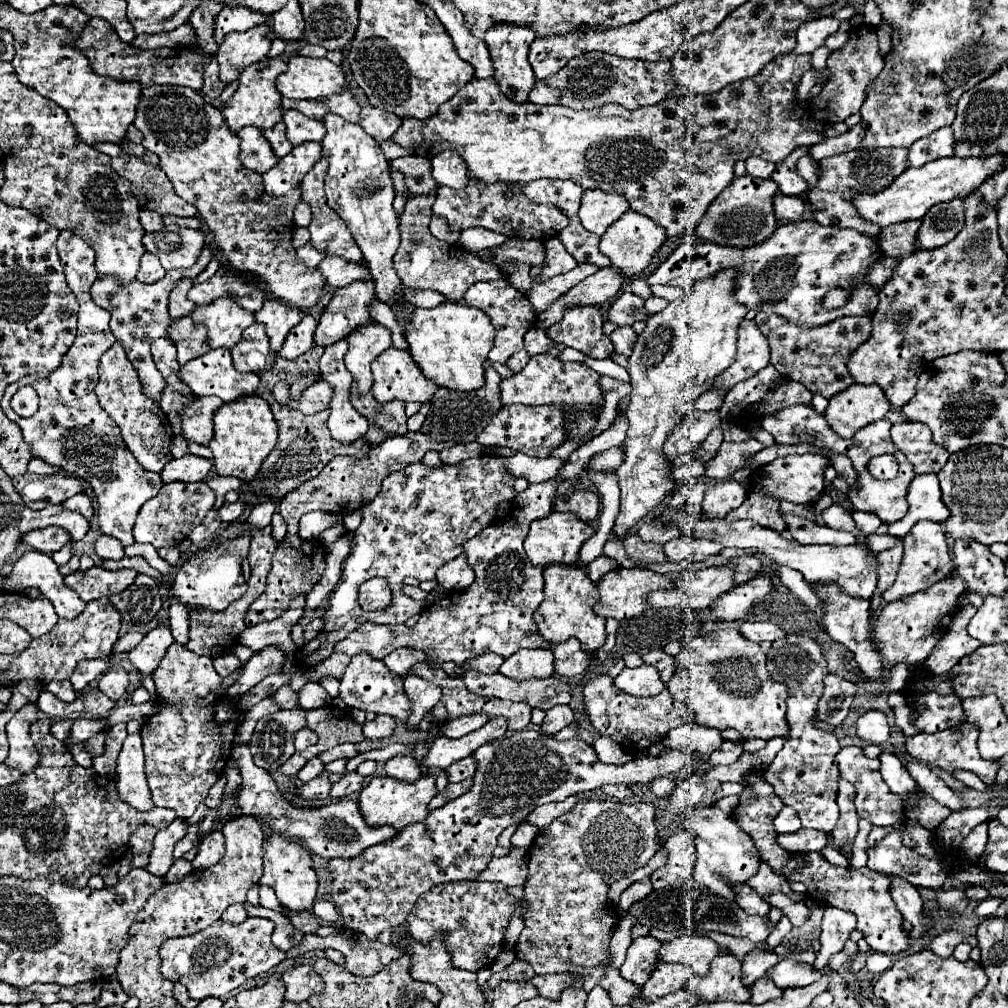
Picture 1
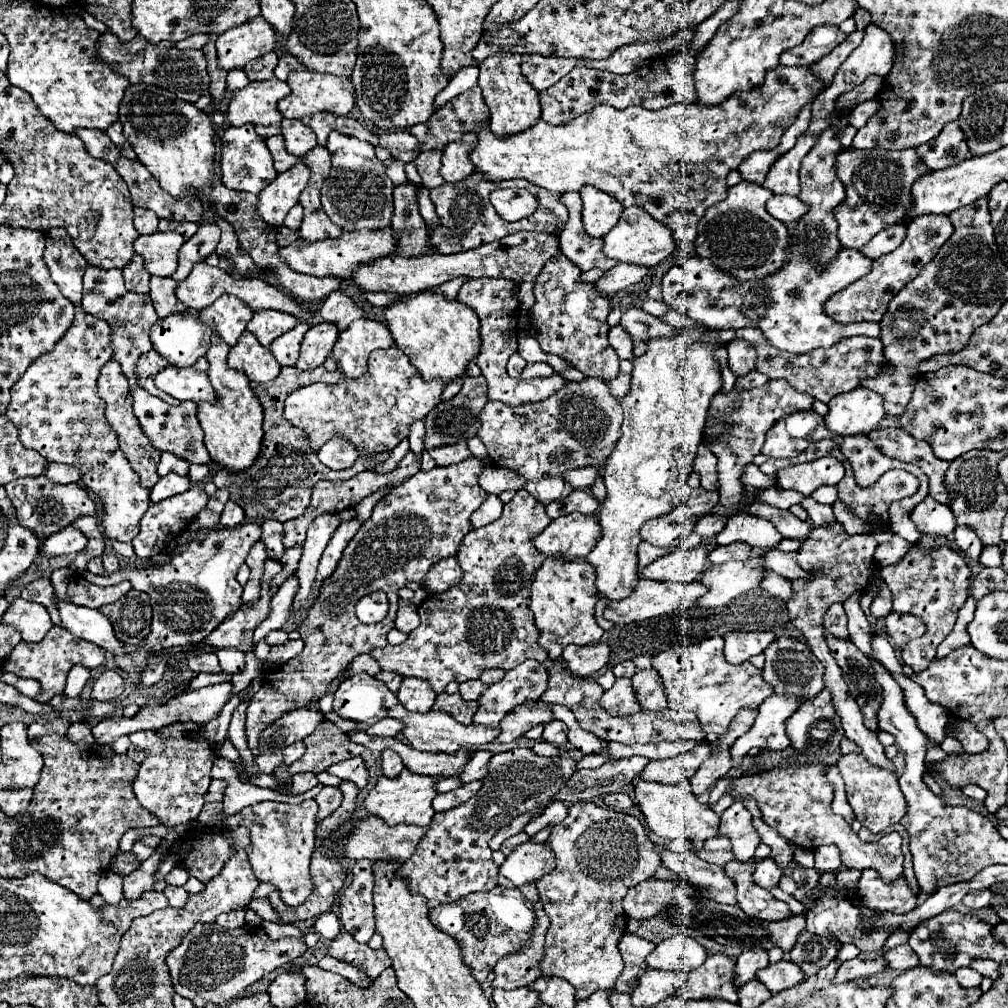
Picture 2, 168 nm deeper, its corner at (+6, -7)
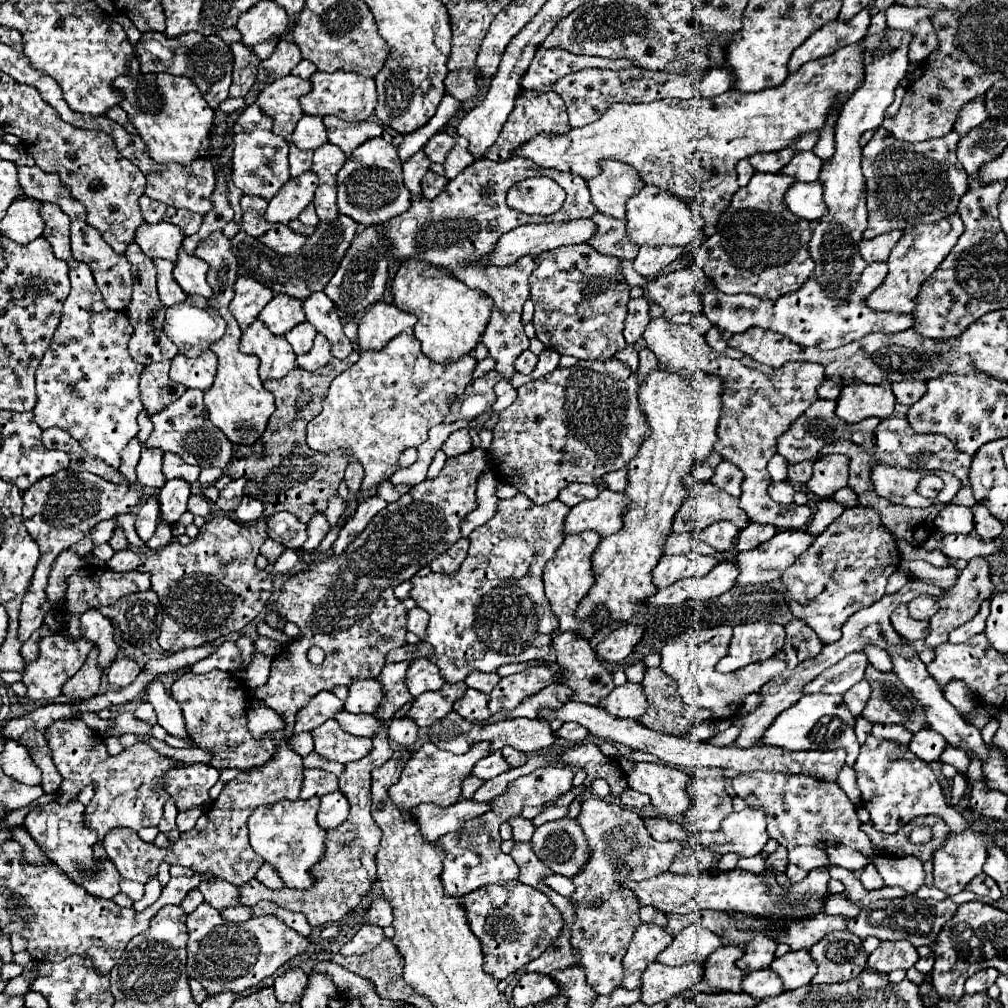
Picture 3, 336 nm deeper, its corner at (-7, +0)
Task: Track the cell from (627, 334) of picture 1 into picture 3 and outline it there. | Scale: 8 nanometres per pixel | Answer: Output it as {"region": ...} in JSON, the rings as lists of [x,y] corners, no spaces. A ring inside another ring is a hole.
{"region":[[[636,298],[628,302],[628,316],[626,316],[626,328],[624,328],[624,338],[626,342],[632,346],[636,344],[646,326],[650,322],[650,314],[648,314],[648,300],[646,298]]]}

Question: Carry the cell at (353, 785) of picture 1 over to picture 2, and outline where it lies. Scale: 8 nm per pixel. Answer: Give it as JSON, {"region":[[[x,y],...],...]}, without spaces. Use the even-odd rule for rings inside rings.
{"region":[[[323,787],[317,797],[315,797],[317,805],[319,805],[319,813],[317,813],[317,821],[323,821],[325,817],[329,817],[343,801],[341,791],[337,787]]]}

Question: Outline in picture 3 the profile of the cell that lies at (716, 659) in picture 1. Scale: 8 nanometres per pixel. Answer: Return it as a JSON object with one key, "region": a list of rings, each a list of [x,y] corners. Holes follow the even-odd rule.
{"region":[[[716,626],[716,628],[708,628],[708,630],[688,630],[680,638],[666,644],[660,652],[660,656],[662,656],[660,668],[670,678],[676,680],[678,694],[682,696],[682,700],[688,706],[710,710],[716,720],[734,716],[736,708],[740,706],[742,698],[746,698],[746,694],[758,692],[766,682],[770,682],[770,678],[774,678],[776,674],[786,670],[786,662],[770,658],[770,660],[762,660],[758,664],[746,666],[742,670],[736,670],[732,674],[720,674],[716,670],[716,664],[720,658],[724,658],[728,654],[730,640],[732,640],[732,626]]]}

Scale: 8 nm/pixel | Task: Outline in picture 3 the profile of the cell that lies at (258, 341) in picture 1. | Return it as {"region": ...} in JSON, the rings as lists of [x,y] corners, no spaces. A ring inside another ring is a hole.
{"region":[[[260,320],[242,334],[240,350],[260,358],[260,378],[282,378],[296,368],[296,354],[282,336],[274,336]]]}

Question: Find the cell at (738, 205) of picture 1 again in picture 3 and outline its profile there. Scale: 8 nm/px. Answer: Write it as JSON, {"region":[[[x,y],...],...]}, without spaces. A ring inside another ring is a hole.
{"region":[[[756,172],[748,186],[742,186],[730,206],[722,212],[716,234],[710,236],[694,256],[694,264],[724,294],[756,294],[778,298],[794,292],[812,274],[814,260],[808,252],[810,222],[798,218],[784,206],[784,194],[794,178]]]}

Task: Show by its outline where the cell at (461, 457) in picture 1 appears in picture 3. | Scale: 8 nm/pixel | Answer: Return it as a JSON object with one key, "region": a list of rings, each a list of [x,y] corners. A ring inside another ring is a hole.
{"region":[[[456,430],[448,436],[448,440],[442,444],[442,450],[448,458],[452,456],[460,456],[460,454],[466,454],[472,450],[472,440],[468,436],[468,430]]]}

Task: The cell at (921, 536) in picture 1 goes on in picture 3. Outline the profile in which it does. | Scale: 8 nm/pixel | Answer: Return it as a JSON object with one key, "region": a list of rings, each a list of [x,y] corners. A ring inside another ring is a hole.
{"region":[[[982,556],[972,558],[972,560],[966,564],[966,568],[960,572],[956,584],[950,586],[950,588],[942,588],[942,592],[944,592],[944,594],[942,594],[942,597],[940,597],[938,601],[940,608],[930,619],[930,631],[928,636],[924,638],[924,644],[926,644],[928,648],[932,648],[932,650],[934,650],[936,646],[948,642],[948,634],[950,634],[954,628],[958,628],[958,626],[966,624],[968,620],[972,620],[972,618],[976,616],[976,612],[978,612],[982,600],[986,600],[986,598],[992,596],[994,584],[992,584],[992,580],[990,580],[988,562],[986,562]]]}

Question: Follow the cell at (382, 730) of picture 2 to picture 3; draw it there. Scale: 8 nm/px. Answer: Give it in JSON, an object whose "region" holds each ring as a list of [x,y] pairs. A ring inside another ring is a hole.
{"region":[[[458,682],[444,684],[444,688],[438,692],[426,692],[412,702],[412,708],[406,712],[406,716],[418,726],[432,726],[452,710],[454,700],[462,698],[466,688],[468,686],[464,682]]]}

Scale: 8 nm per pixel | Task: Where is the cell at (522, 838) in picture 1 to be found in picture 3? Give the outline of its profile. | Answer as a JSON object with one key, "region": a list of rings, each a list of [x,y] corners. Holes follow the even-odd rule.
{"region":[[[520,816],[512,818],[510,826],[512,826],[512,832],[514,832],[514,838],[512,838],[514,842],[530,842],[530,838],[532,838],[532,834],[536,830],[536,826],[530,820],[524,820]]]}

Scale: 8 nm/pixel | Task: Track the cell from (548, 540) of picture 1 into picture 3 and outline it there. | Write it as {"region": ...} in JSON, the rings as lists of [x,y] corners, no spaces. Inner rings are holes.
{"region":[[[604,488],[598,498],[586,500],[574,506],[564,520],[564,534],[582,534],[594,530],[600,536],[614,534],[622,528],[622,512],[628,506],[628,498],[622,492],[612,492]]]}

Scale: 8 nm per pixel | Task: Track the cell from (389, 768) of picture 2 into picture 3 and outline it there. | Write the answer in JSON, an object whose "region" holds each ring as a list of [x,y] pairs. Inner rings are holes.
{"region":[[[408,718],[392,720],[390,730],[388,730],[388,738],[394,740],[396,744],[404,746],[404,748],[410,748],[414,744],[416,734],[418,734],[418,726],[412,720],[408,720]]]}

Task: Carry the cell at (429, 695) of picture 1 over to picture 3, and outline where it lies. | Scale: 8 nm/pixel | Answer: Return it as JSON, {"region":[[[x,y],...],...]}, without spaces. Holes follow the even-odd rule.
{"region":[[[418,658],[410,664],[406,674],[406,686],[412,698],[418,698],[424,692],[438,692],[444,686],[444,678],[440,676],[438,668],[428,658]]]}

